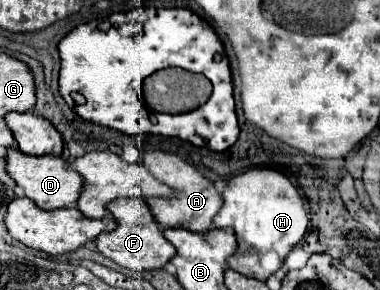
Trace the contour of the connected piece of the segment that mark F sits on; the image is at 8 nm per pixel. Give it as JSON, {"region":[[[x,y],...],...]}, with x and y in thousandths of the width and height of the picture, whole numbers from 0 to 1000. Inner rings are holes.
{"region":[[[342,683],[342,690],[289,697],[284,724],[305,752],[311,786],[253,828],[258,869],[268,869],[279,890],[300,897],[311,917],[337,924],[347,938],[432,924],[458,890],[458,876],[463,876],[458,848],[432,821],[421,772],[400,745],[400,731],[395,731],[395,717],[379,690],[353,690],[347,697],[347,683]]]}

